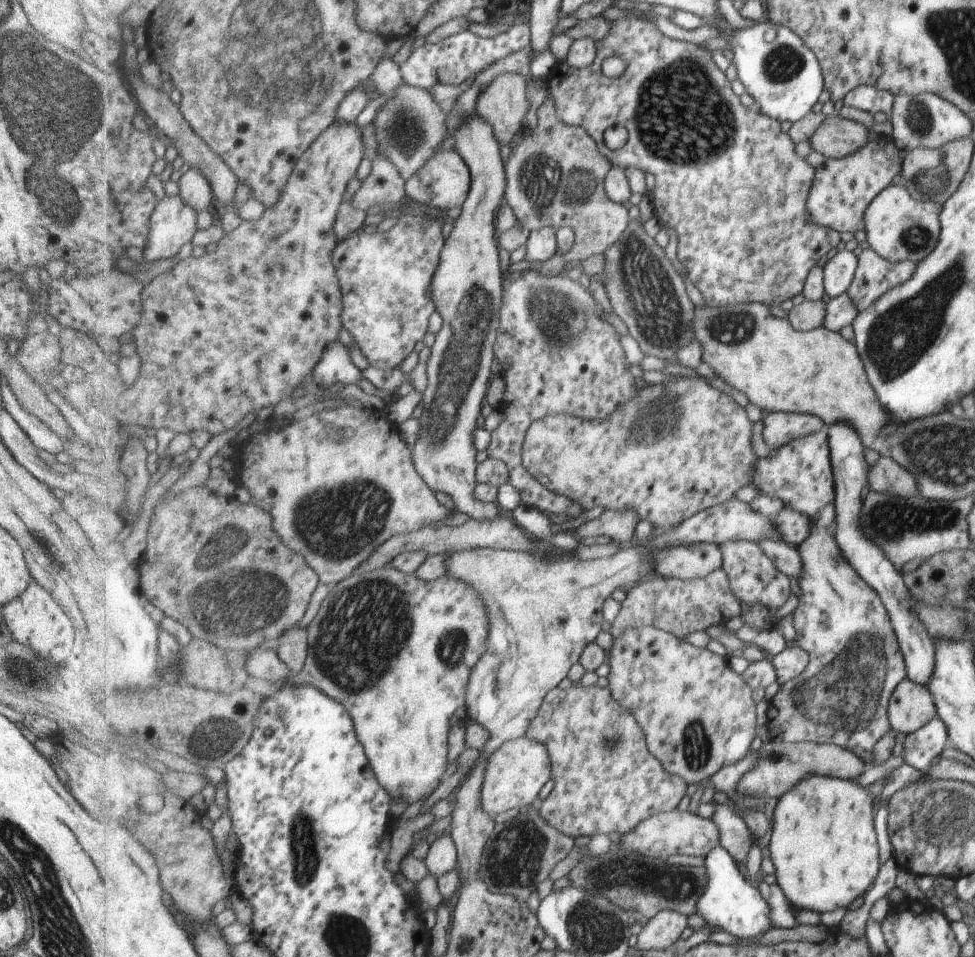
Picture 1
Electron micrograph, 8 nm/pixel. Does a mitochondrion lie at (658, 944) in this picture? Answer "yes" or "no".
no

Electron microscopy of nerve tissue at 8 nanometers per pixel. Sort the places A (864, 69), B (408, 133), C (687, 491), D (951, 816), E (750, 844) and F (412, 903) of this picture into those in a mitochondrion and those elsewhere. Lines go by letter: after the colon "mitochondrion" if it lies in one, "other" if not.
A: other
B: mitochondrion
C: other
D: mitochondrion
E: other
F: other

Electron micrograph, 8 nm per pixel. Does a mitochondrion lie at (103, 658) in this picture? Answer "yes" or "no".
no

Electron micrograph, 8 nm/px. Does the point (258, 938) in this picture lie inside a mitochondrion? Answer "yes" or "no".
no

